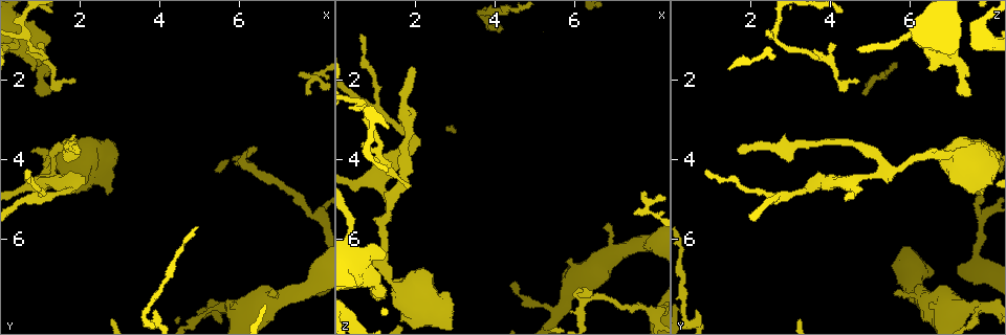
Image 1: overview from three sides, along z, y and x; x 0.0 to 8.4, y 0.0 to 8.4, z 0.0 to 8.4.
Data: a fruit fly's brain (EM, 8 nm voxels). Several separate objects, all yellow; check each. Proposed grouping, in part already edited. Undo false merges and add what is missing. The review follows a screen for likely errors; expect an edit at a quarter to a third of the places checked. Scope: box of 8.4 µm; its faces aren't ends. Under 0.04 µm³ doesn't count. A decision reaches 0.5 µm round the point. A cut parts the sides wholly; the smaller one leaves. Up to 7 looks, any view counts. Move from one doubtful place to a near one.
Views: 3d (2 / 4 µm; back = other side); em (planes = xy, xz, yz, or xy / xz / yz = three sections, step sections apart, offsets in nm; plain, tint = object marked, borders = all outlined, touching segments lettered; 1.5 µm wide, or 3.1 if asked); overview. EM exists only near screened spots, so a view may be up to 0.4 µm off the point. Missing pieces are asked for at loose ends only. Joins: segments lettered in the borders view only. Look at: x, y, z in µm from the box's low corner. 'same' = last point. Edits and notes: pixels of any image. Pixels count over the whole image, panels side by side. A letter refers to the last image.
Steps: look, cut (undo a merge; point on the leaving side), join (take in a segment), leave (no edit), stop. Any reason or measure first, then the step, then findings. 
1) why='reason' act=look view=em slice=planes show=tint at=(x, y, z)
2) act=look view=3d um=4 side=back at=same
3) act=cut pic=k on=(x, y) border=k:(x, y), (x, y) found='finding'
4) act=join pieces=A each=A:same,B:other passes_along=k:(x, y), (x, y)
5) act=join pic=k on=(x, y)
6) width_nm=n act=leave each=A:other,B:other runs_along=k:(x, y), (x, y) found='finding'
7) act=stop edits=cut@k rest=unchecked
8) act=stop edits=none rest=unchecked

why='branch stops here' act=look view=3d um=2 at=(6.80, 7.35, 5.55)

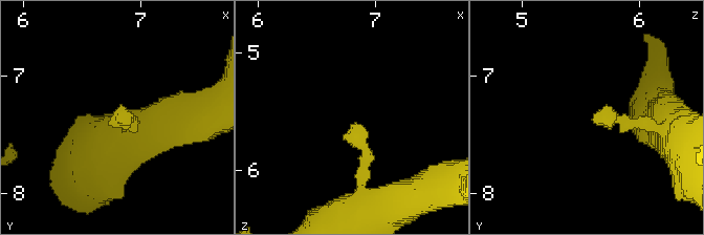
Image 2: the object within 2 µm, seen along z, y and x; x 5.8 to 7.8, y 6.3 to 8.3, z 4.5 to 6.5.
act=look view=em slice=planes show=borders at=(6.80, 7.36, 5.58)

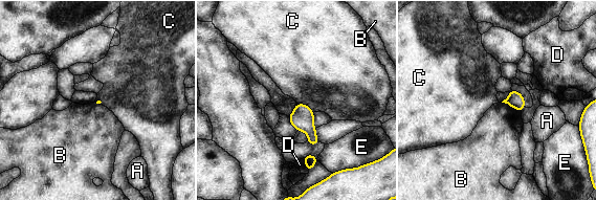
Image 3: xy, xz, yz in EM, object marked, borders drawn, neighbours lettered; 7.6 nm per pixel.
act=leave each=A:other,B:other,C:other,D:other,E:other border=3:(296, 103), (303, 103), (313, 112) found='no lettered segment goes on from it'

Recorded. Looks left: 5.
why='sharp bend' act=look view=3d um=4 at=(6.20, 4.20, 7.50)

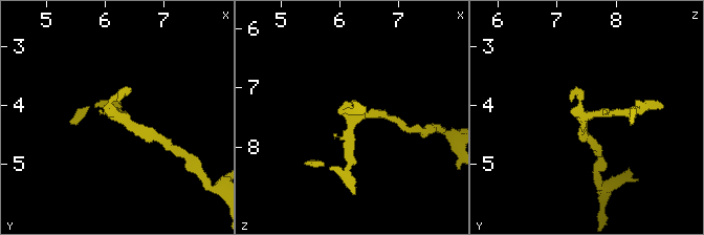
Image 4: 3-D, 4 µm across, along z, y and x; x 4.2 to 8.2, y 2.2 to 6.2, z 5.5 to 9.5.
why='now the EM' act=look view=em slice=planes show=borders at=(6.30, 4.15, 7.50)

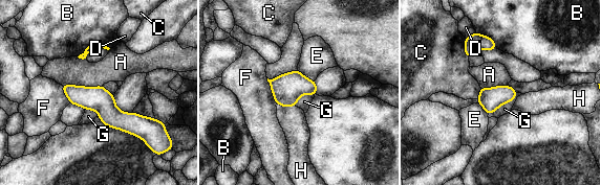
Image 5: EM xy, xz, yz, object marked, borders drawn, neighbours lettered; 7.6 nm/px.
act=leave each=A:other,B:other,C:other,D:other,E:other,F:other,G:other,H:other runs_along=5:(65, 87), (116, 119), (152, 122) found='continuous, no second neuron'

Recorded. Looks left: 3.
why='abrupt turn' act=look view=3d um=4 at=(1.90, 4.80, 3.50)

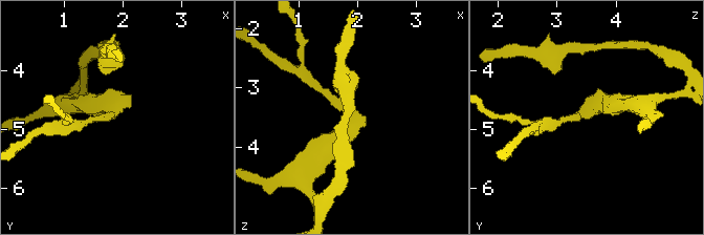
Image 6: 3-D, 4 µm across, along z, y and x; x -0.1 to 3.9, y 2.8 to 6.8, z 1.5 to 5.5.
act=look view=em slice=planes show=borders at=(1.85, 4.75, 3.50)

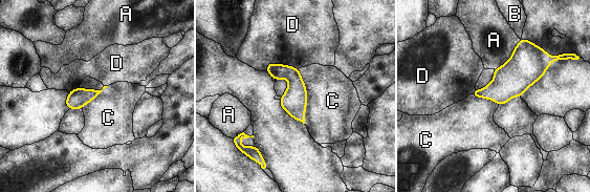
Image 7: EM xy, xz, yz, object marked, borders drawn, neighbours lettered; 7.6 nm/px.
width_nm=110 longest_contact=C:420nm act=leave each=A:other,B:other,C:other,D:other found='one neuron here'

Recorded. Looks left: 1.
act=stop edits=none rest=unchecked

